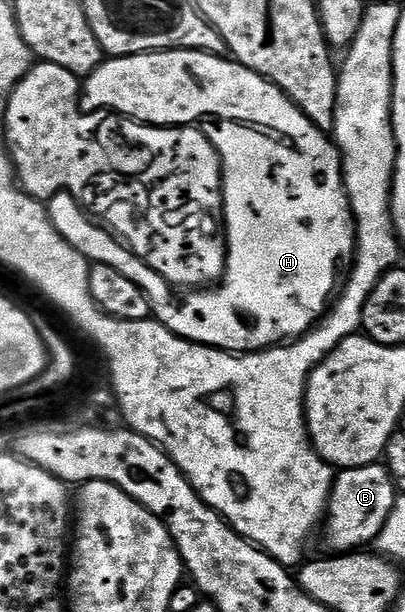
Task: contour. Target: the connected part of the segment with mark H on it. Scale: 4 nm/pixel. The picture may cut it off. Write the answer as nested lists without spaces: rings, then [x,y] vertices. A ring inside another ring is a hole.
[[[153,51],[147,55],[120,55],[107,58],[93,73],[85,76],[80,87],[80,103],[87,112],[109,109],[113,114],[135,119],[138,123],[148,123],[152,127],[200,125],[200,130],[208,136],[214,148],[217,149],[218,161],[222,164],[222,185],[225,195],[224,223],[227,228],[238,227],[238,263],[227,262],[226,272],[222,274],[220,282],[209,289],[190,289],[185,293],[176,293],[175,288],[168,285],[164,277],[160,277],[160,273],[147,267],[143,259],[138,258],[129,247],[123,245],[119,240],[118,244],[100,224],[93,223],[82,212],[83,204],[75,196],[69,193],[59,193],[48,200],[45,209],[56,233],[60,233],[60,237],[64,237],[64,241],[68,241],[68,245],[72,245],[72,249],[76,249],[76,253],[80,253],[91,264],[112,265],[112,269],[124,273],[124,277],[128,277],[128,281],[136,281],[136,285],[140,285],[140,289],[148,297],[153,318],[157,319],[159,323],[163,323],[169,331],[176,333],[189,343],[201,343],[204,347],[216,347],[220,351],[231,353],[267,351],[269,347],[277,347],[287,341],[297,339],[299,335],[305,335],[326,314],[344,276],[352,267],[354,250],[358,247],[354,214],[350,208],[350,194],[346,192],[346,186],[342,180],[342,155],[333,138],[327,132],[320,130],[275,83],[268,81],[260,73],[248,69],[244,64],[230,57],[210,55],[207,51]]]

